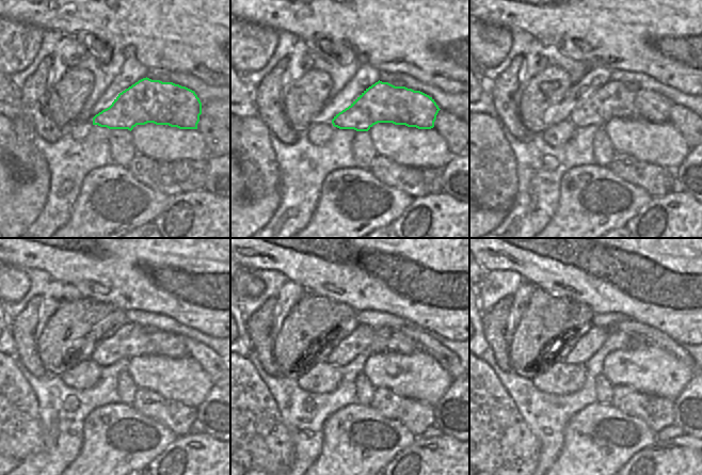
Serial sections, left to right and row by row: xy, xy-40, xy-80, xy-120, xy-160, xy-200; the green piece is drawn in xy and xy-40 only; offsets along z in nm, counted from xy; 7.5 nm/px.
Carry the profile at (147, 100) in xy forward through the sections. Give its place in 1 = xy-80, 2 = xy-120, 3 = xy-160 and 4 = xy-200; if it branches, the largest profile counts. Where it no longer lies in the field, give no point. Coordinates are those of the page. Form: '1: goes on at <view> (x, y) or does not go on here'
1: goes on at xy-80 (613, 99)
2: goes on at xy-120 (131, 339)
3: goes on at xy-160 (360, 339)
4: goes on at xy-200 (589, 343)

